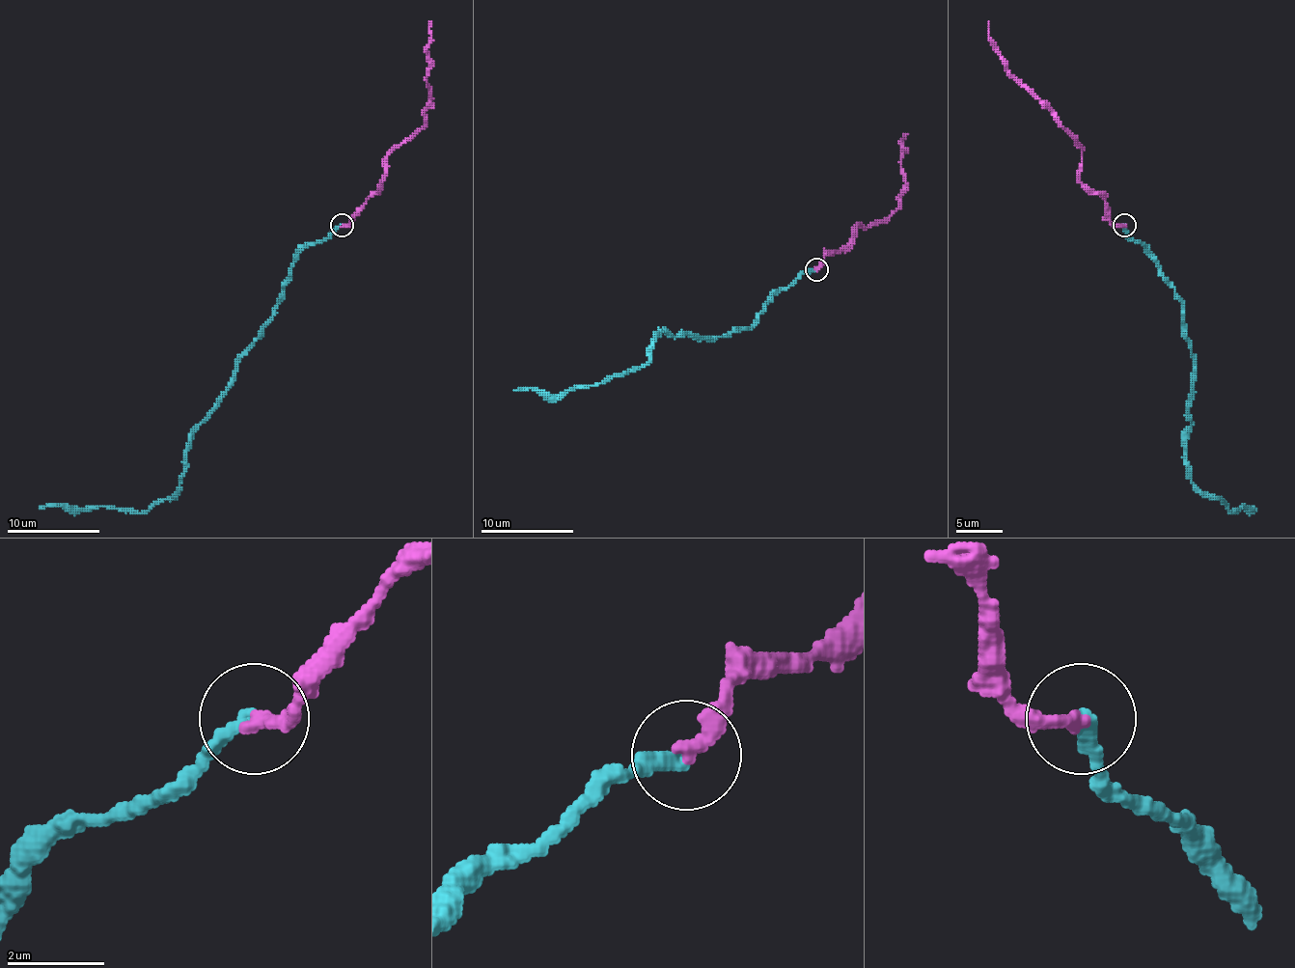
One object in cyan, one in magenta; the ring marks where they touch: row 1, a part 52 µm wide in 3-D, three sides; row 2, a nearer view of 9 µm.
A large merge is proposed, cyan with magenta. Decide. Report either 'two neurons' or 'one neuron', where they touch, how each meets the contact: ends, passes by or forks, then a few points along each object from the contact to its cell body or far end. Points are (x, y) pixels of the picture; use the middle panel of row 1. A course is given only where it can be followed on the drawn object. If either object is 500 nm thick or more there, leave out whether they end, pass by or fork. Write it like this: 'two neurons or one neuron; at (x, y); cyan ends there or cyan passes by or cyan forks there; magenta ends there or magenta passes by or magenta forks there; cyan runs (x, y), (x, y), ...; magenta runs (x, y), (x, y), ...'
one neuron; at (816, 269); cyan ends there; magenta ends there; cyan runs (816, 269), (773, 297), (752, 327), (714, 339), (661, 332), (645, 365), (593, 385), (558, 395), (513, 390); magenta runs (816, 269), (859, 225), (882, 222), (898, 207), (905, 182), (900, 154), (905, 134)

